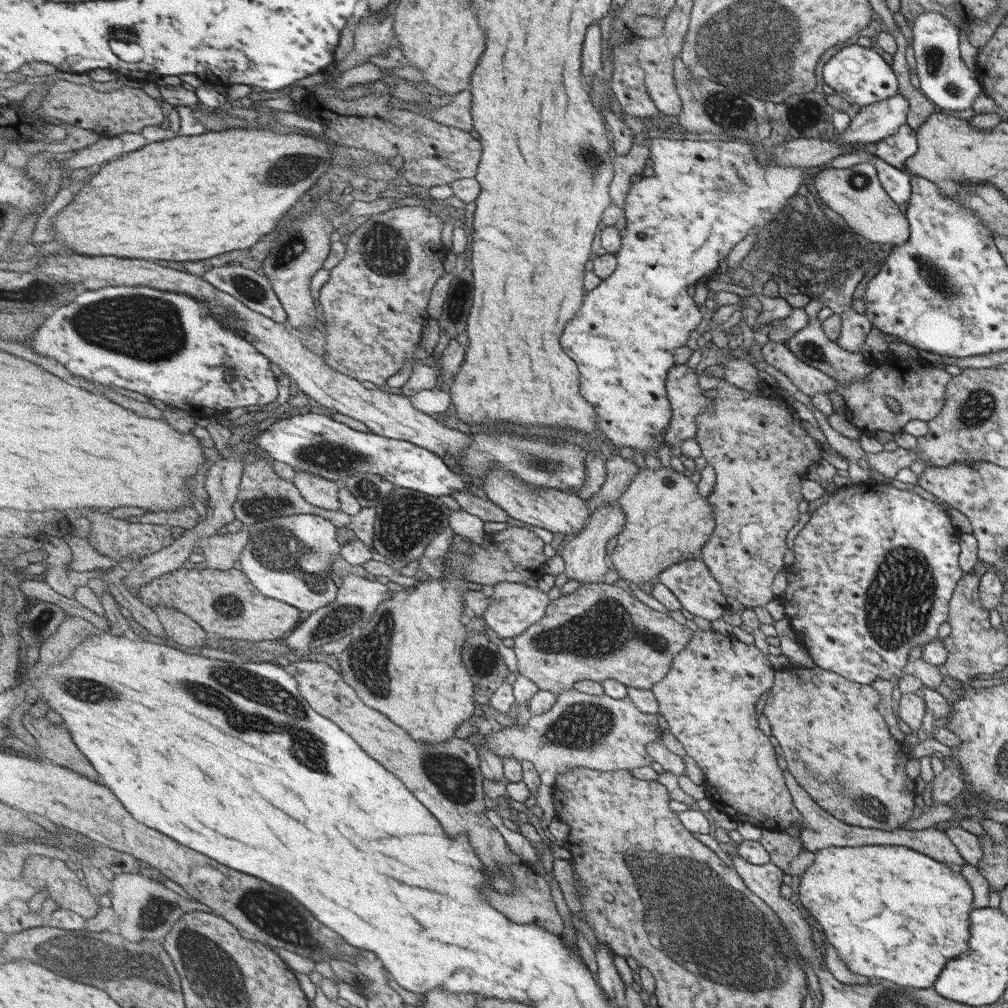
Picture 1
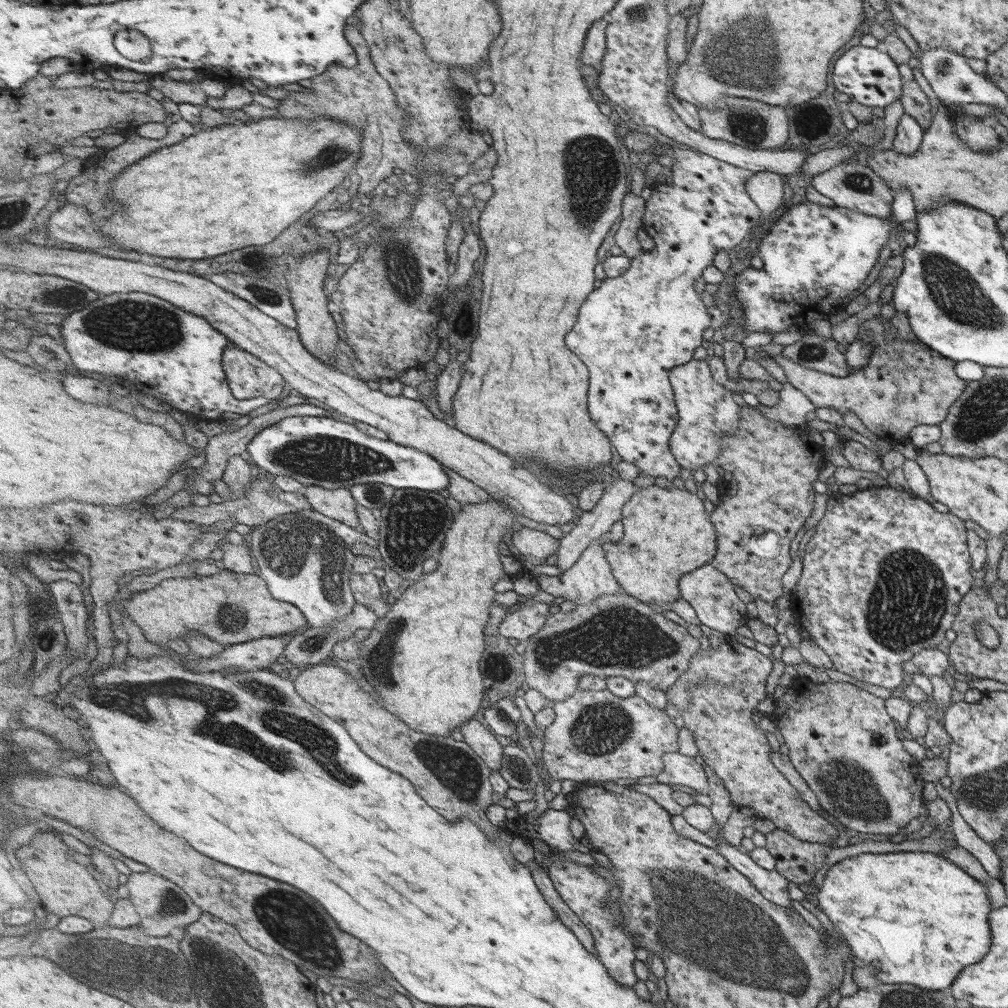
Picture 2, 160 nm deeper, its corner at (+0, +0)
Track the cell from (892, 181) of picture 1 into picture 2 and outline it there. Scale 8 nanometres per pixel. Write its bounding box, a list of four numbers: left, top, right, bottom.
[732,189,915,332]

